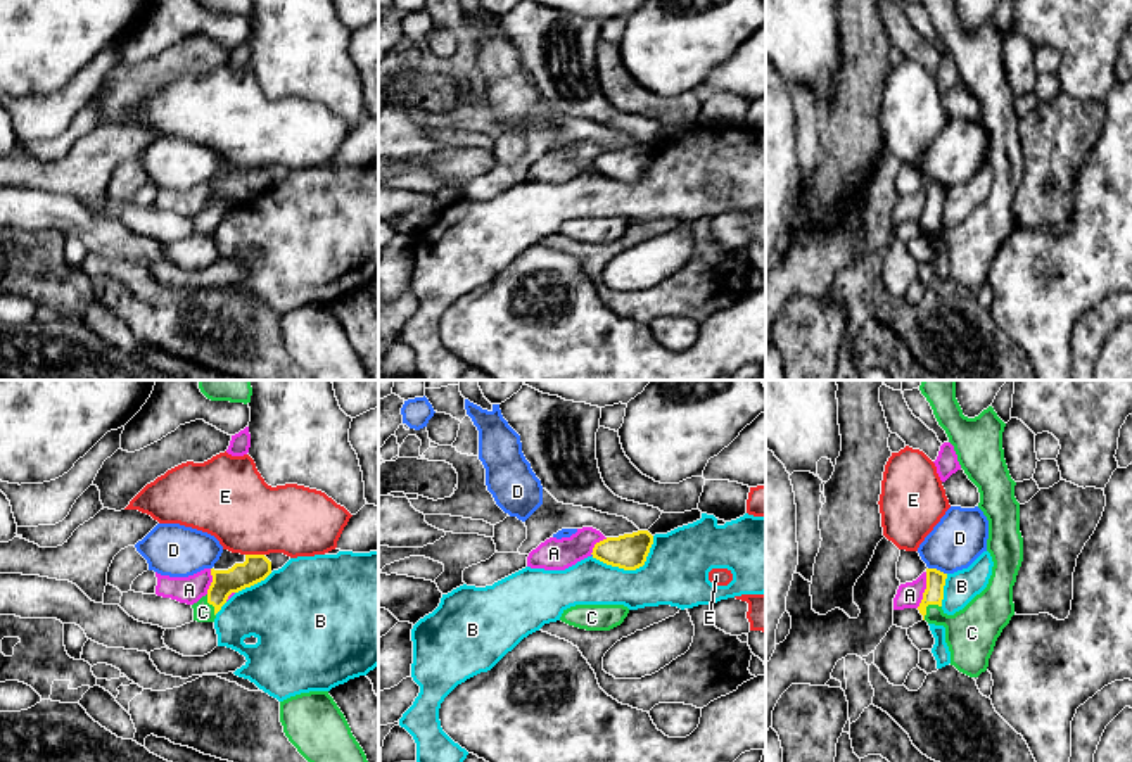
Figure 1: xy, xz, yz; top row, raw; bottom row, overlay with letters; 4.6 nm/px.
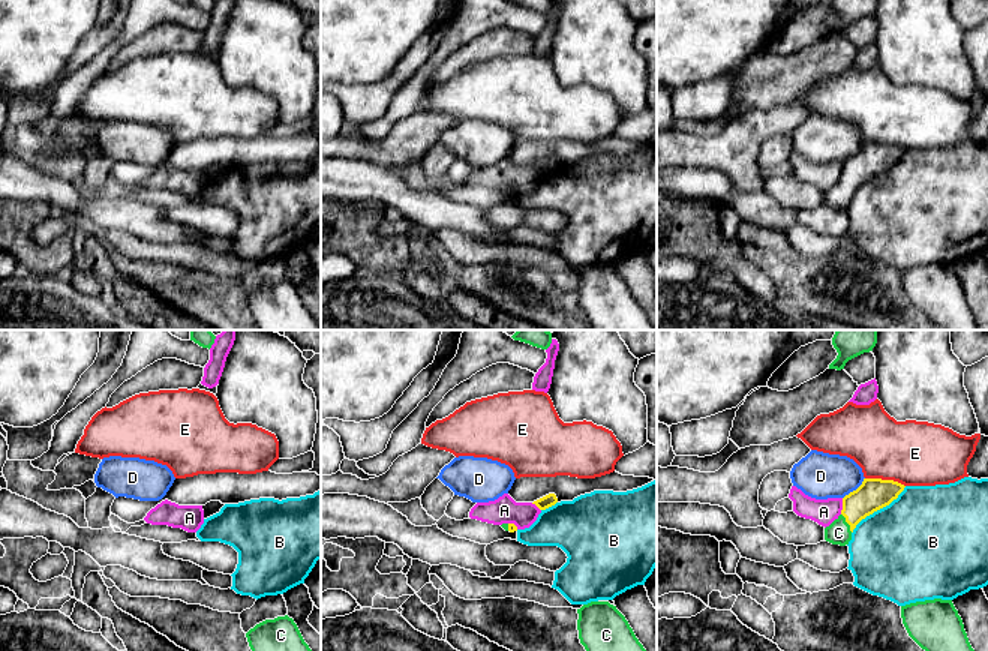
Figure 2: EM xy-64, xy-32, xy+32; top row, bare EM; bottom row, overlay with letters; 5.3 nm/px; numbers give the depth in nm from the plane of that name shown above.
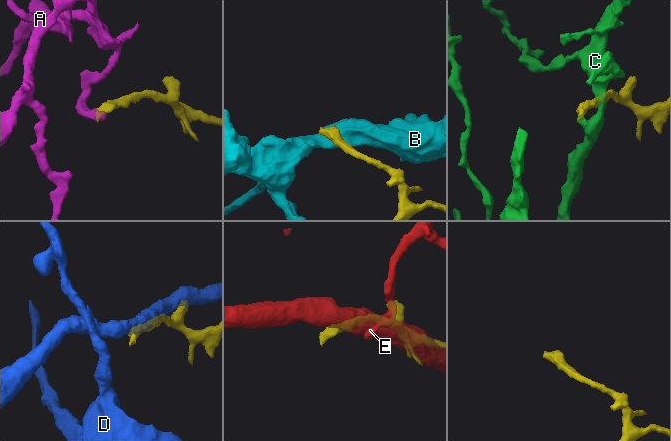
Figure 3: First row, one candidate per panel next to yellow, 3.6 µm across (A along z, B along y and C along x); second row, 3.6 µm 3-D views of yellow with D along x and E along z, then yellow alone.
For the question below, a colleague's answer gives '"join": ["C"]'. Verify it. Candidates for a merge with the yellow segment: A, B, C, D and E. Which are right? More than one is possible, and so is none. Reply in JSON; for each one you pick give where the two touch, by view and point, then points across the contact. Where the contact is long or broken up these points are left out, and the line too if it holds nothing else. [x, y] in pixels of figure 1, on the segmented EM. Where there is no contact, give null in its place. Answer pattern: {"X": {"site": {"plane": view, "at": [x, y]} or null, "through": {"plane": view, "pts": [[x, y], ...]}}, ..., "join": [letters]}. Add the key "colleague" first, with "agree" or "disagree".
{"colleague": "agree", "C": {"site": {"plane": "yz", "at": [927, 605]}, "through": {"plane": "yz", "pts": [[935, 579], [935, 590], [927, 605], [941, 619], [972, 633]]}}, "join": ["C"]}

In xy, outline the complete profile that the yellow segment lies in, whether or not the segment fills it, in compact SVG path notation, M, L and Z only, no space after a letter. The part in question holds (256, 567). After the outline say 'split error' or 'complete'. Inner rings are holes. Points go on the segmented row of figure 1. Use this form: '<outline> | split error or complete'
M245 555L244 563L235 563L228 570L211 568L213 582L207 594L194 608L194 620L214 622L216 613L232 593L238 593L264 581L271 574L271 562L264 555Z | split error

